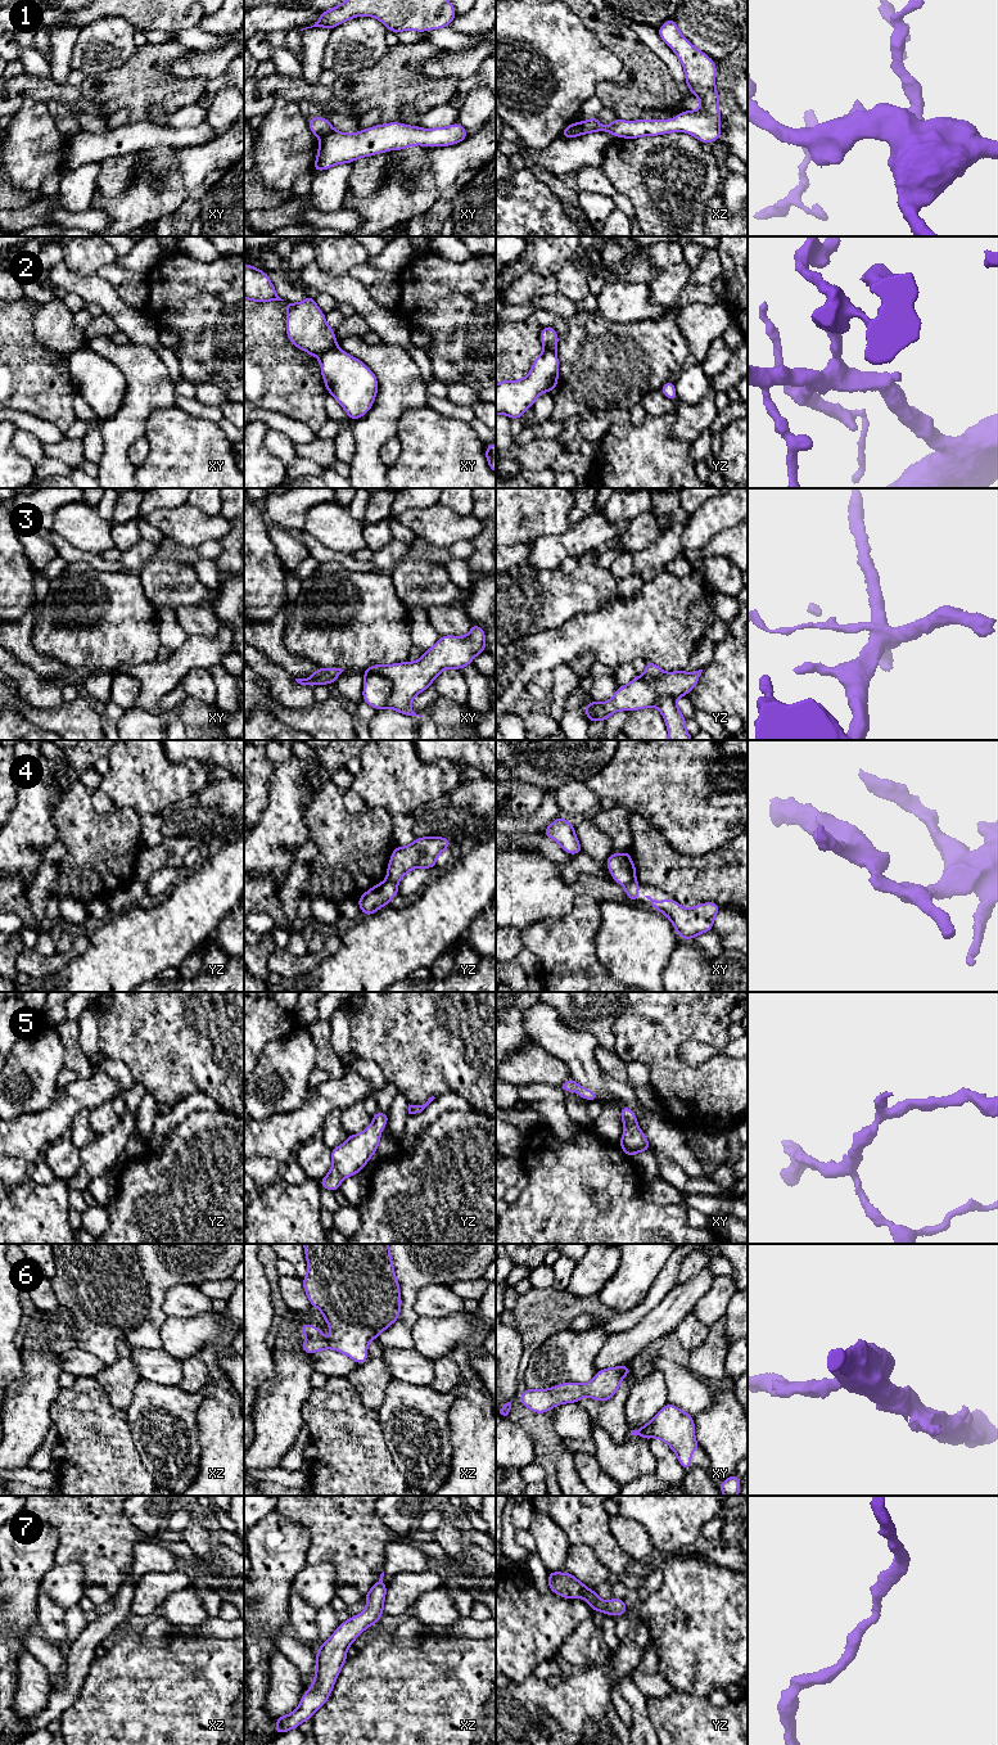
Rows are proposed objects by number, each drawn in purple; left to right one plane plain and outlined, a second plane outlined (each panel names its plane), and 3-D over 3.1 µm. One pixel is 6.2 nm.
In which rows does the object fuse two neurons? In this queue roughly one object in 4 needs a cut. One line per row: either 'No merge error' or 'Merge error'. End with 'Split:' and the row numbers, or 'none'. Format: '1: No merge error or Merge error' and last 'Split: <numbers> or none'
1: Merge error
2: Merge error
3: Merge error
4: Merge error
5: No merge error
6: No merge error
7: No merge error
Split: 1, 2, 3, 4

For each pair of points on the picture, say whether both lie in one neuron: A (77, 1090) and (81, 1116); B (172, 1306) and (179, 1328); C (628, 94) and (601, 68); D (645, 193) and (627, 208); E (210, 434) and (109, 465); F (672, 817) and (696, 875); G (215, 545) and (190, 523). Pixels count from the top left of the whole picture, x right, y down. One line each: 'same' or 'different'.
A: different
B: different
C: different
D: different
E: different
F: different
G: different

